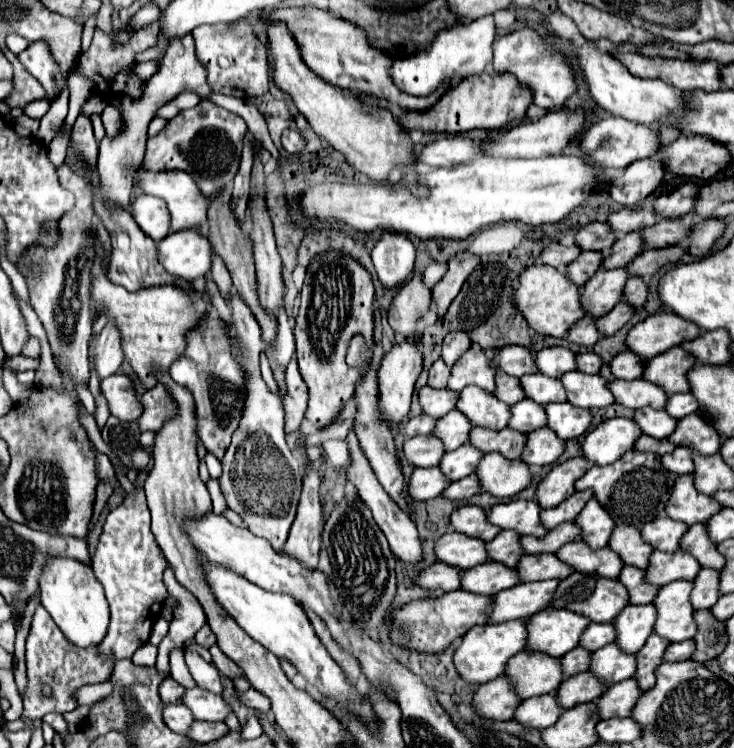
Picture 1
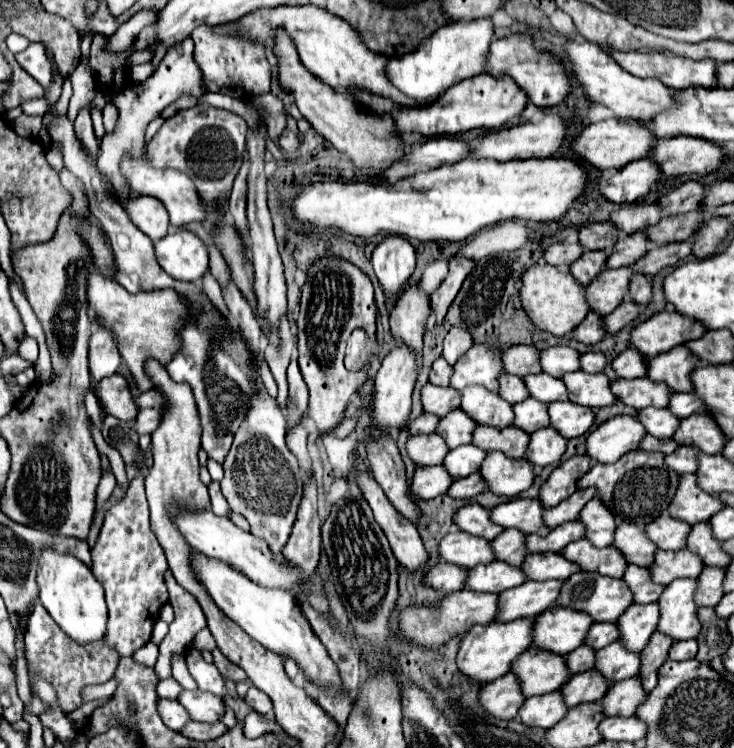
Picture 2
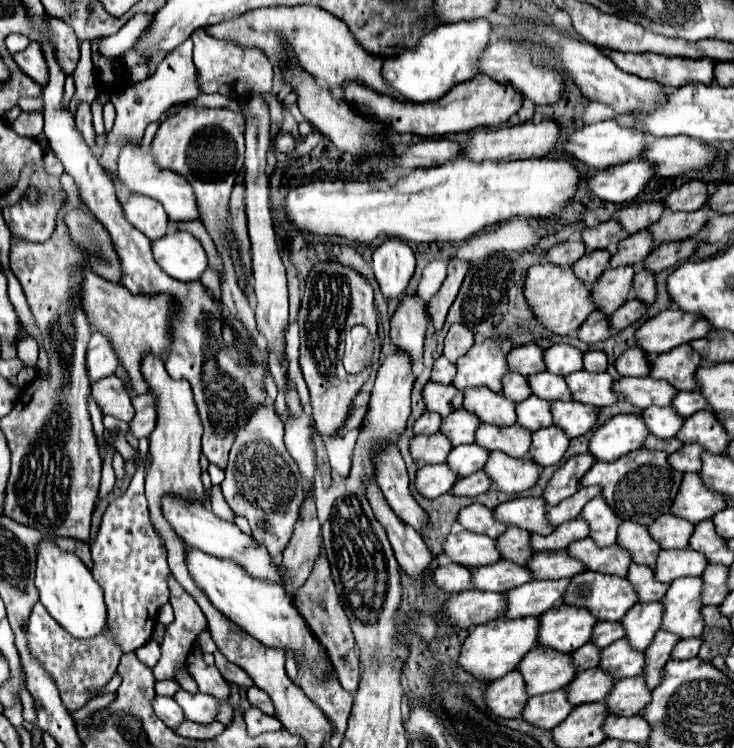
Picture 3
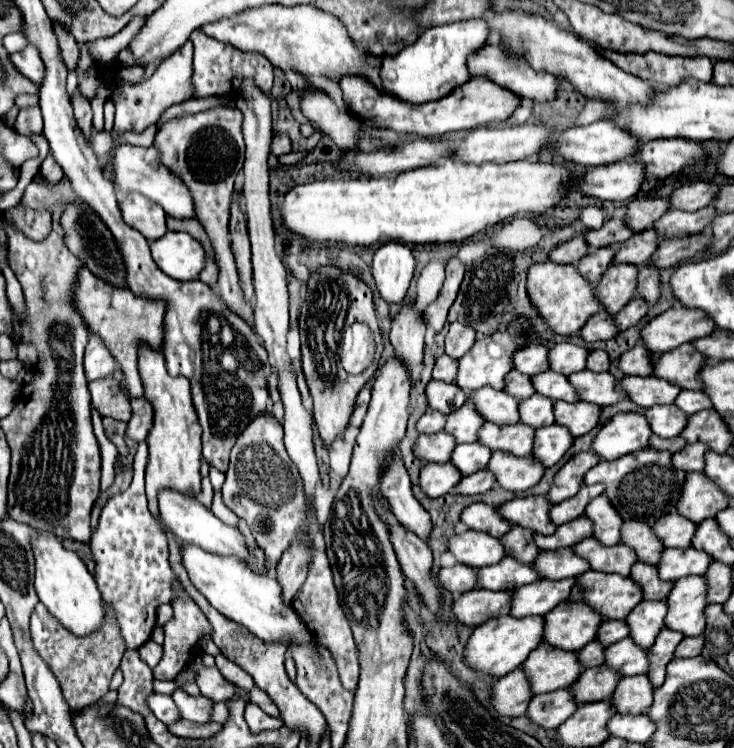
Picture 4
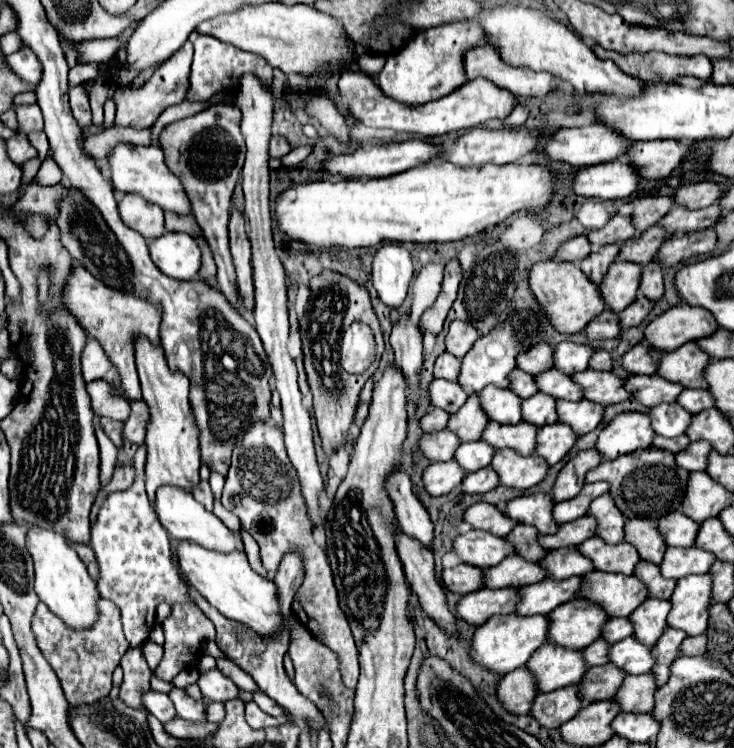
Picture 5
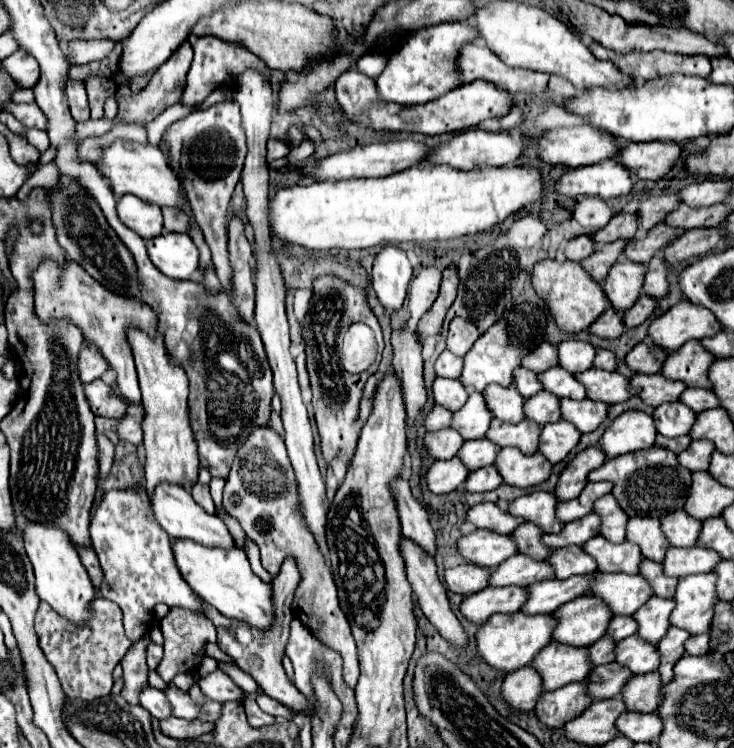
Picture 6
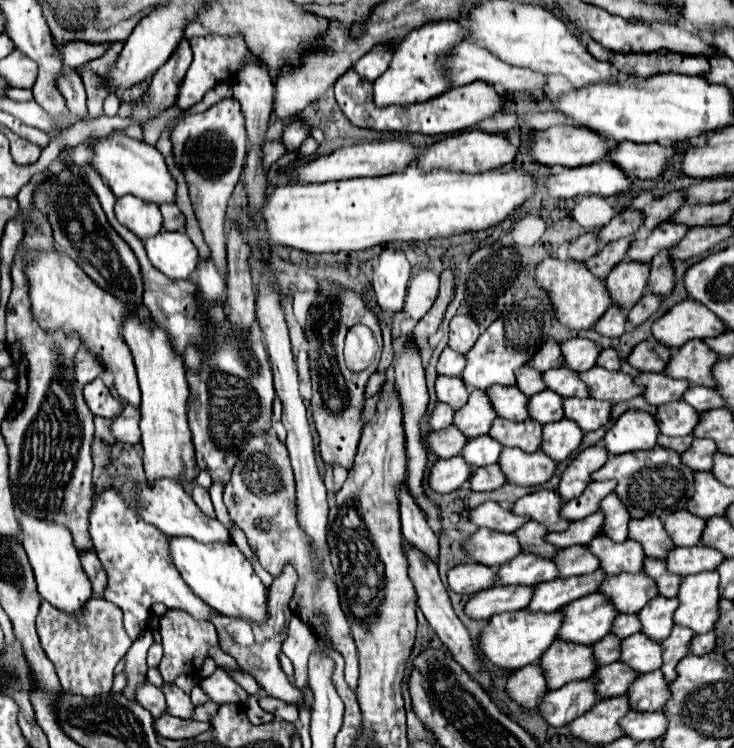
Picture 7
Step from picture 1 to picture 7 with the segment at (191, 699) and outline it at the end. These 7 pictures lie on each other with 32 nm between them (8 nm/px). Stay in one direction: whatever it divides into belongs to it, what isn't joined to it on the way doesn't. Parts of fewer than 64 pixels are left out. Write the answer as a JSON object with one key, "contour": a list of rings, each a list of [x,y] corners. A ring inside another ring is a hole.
{"contour":[[[166,684],[162,686],[162,692],[166,696],[166,702],[168,702],[168,712],[172,716],[178,716],[178,718],[192,718],[194,714],[194,704],[190,702],[190,696],[184,694],[178,686],[172,686],[172,684]]]}

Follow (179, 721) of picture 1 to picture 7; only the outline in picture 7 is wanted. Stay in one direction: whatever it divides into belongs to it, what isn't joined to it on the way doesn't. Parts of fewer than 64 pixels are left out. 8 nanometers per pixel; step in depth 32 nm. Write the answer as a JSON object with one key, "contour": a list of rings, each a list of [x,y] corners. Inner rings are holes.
{"contour":[[[150,682],[140,684],[138,690],[136,690],[136,696],[138,696],[136,698],[138,704],[144,706],[154,718],[158,718],[158,716],[162,716],[162,714],[168,712],[168,706],[166,706],[166,700],[164,700],[162,690],[156,688],[156,686],[152,686]]]}

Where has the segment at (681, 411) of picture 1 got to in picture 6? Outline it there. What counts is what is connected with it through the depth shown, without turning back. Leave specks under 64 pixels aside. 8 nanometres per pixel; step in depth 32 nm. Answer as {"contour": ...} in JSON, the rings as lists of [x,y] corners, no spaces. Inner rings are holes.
{"contour":[[[686,388],[680,396],[680,402],[686,404],[688,408],[692,408],[696,414],[704,412],[708,408],[718,408],[718,400],[716,400],[714,392],[704,390],[704,388]]]}

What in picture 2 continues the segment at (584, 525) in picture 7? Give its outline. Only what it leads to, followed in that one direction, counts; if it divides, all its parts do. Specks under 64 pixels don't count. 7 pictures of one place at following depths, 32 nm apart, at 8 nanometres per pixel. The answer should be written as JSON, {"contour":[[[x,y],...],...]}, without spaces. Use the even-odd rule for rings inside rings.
{"contour":[[[572,520],[572,522],[564,522],[560,524],[558,528],[554,528],[548,536],[536,536],[536,534],[530,534],[526,538],[526,548],[528,552],[560,552],[566,544],[574,542],[574,540],[580,540],[584,538],[584,524],[578,522],[578,520]]]}

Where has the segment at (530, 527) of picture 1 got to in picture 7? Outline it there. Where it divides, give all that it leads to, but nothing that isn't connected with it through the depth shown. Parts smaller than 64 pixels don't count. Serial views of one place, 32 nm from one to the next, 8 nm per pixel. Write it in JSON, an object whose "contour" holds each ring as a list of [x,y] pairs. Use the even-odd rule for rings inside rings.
{"contour":[[[538,490],[538,492],[526,494],[524,498],[518,498],[512,504],[512,512],[544,524],[548,532],[564,532],[564,528],[568,528],[568,522],[560,518],[558,514],[560,506],[562,506],[562,500],[556,492]]]}

